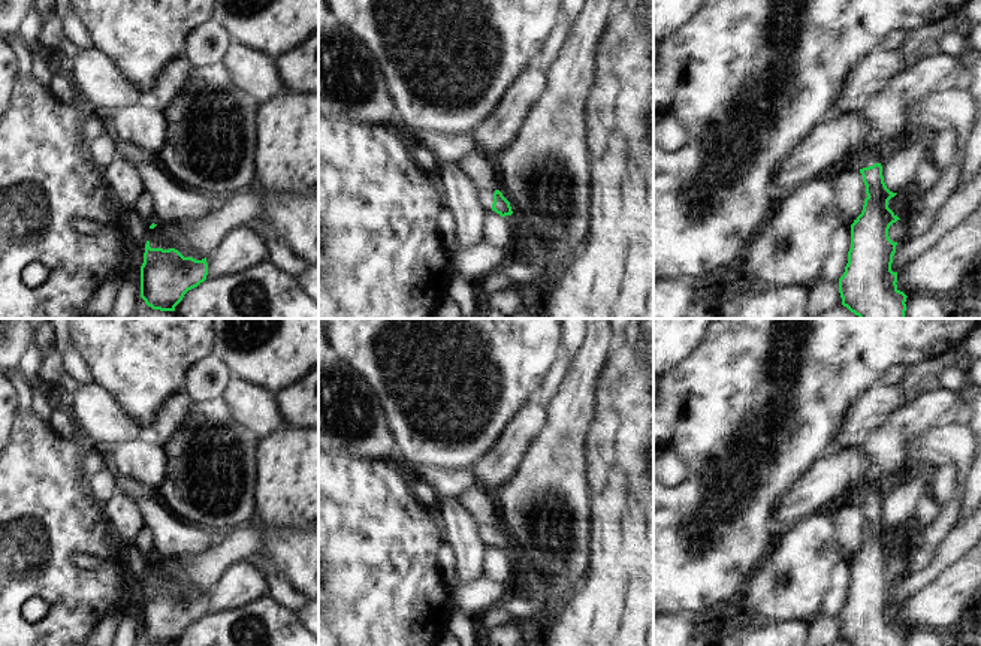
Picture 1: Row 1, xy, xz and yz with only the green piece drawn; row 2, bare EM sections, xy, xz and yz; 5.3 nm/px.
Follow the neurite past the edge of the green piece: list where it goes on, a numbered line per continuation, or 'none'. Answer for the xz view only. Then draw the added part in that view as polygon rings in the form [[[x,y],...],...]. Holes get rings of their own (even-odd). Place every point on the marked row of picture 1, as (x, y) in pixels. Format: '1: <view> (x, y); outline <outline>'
1: xz (485, 196); outline [[[483,187],[476,188],[476,199],[485,212],[492,211],[493,193],[495,191],[489,188]]]

